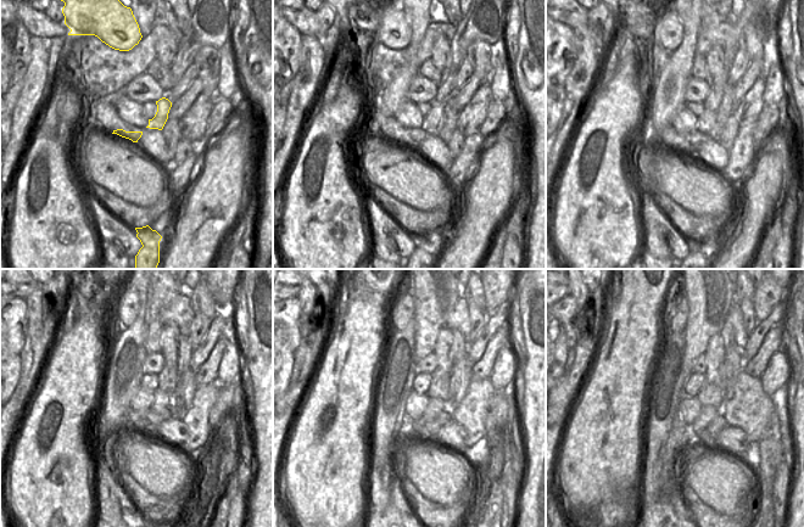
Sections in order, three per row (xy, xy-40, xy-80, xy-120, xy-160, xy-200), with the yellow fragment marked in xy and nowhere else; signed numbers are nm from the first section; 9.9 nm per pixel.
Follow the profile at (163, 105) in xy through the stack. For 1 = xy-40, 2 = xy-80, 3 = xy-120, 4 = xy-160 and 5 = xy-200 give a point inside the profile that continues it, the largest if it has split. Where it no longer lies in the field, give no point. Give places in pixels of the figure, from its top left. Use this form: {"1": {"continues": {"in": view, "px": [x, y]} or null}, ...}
{"1": {"continues": {"in": "xy-40", "px": [413, 139]}}, "2": {"continues": {"in": "xy-80", "px": [707, 128]}}, "3": {"continues": {"in": "xy-120", "px": [162, 408]}}, "4": {"continues": {"in": "xy-160", "px": [436, 413]}}, "5": {"continues": {"in": "xy-200", "px": [708, 413]}}}

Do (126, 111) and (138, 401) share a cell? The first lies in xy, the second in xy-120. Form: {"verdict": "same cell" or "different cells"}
{"verdict": "same cell"}

